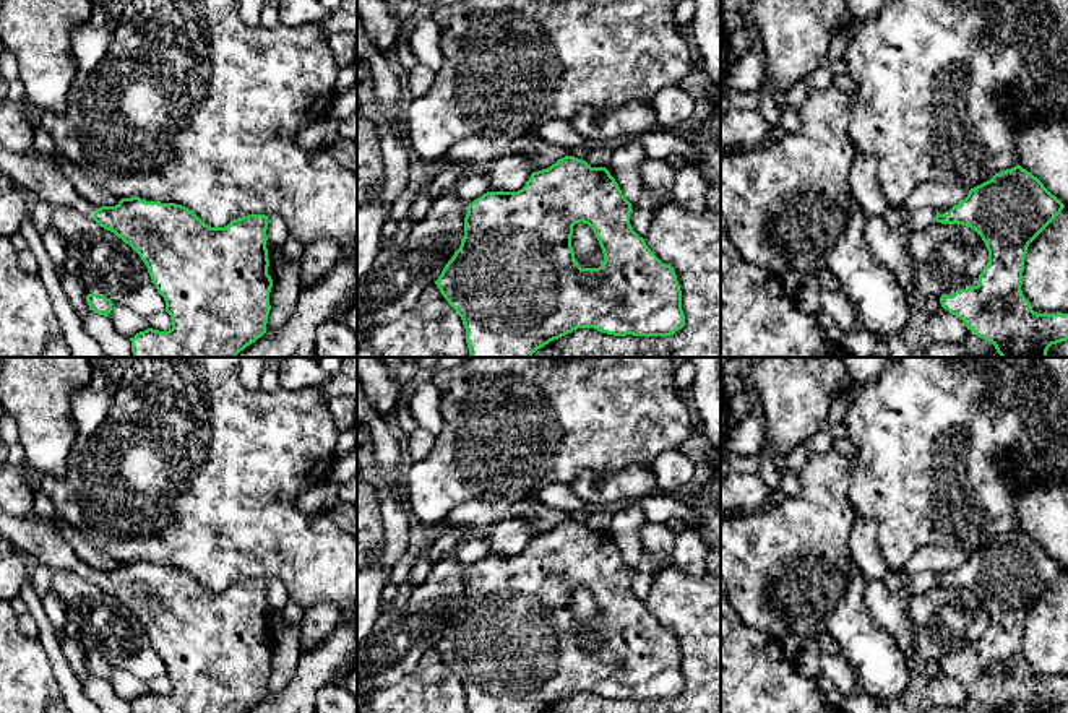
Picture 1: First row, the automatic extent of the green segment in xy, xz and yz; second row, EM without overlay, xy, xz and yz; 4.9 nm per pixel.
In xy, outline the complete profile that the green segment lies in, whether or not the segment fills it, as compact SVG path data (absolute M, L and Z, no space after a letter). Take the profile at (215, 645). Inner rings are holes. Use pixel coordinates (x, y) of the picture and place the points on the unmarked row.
M0 508L0 538L31 564L70 570L128 607L144 625L172 682L169 695L148 692L136 697L131 713L245 713L266 697L273 643L268 638L268 580L248 578L224 591L205 588L193 575L175 567L122 562L115 570L96 572L63 539L50 520L11 516Z

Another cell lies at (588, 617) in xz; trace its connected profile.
M578 586L573 590L571 611L581 632L599 632L604 627L599 604L588 588Z

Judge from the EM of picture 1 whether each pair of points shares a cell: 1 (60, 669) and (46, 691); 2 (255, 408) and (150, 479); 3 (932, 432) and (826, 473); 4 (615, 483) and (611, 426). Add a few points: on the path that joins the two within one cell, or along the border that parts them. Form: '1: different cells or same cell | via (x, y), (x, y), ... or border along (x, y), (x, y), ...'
1: different cells | border along (39, 642), (62, 695)
2: same cell | via (229, 434), (197, 466), (176, 466)
3: different cells | border along (851, 462), (849, 502)
4: different cells | border along (650, 466), (585, 470), (577, 478)

